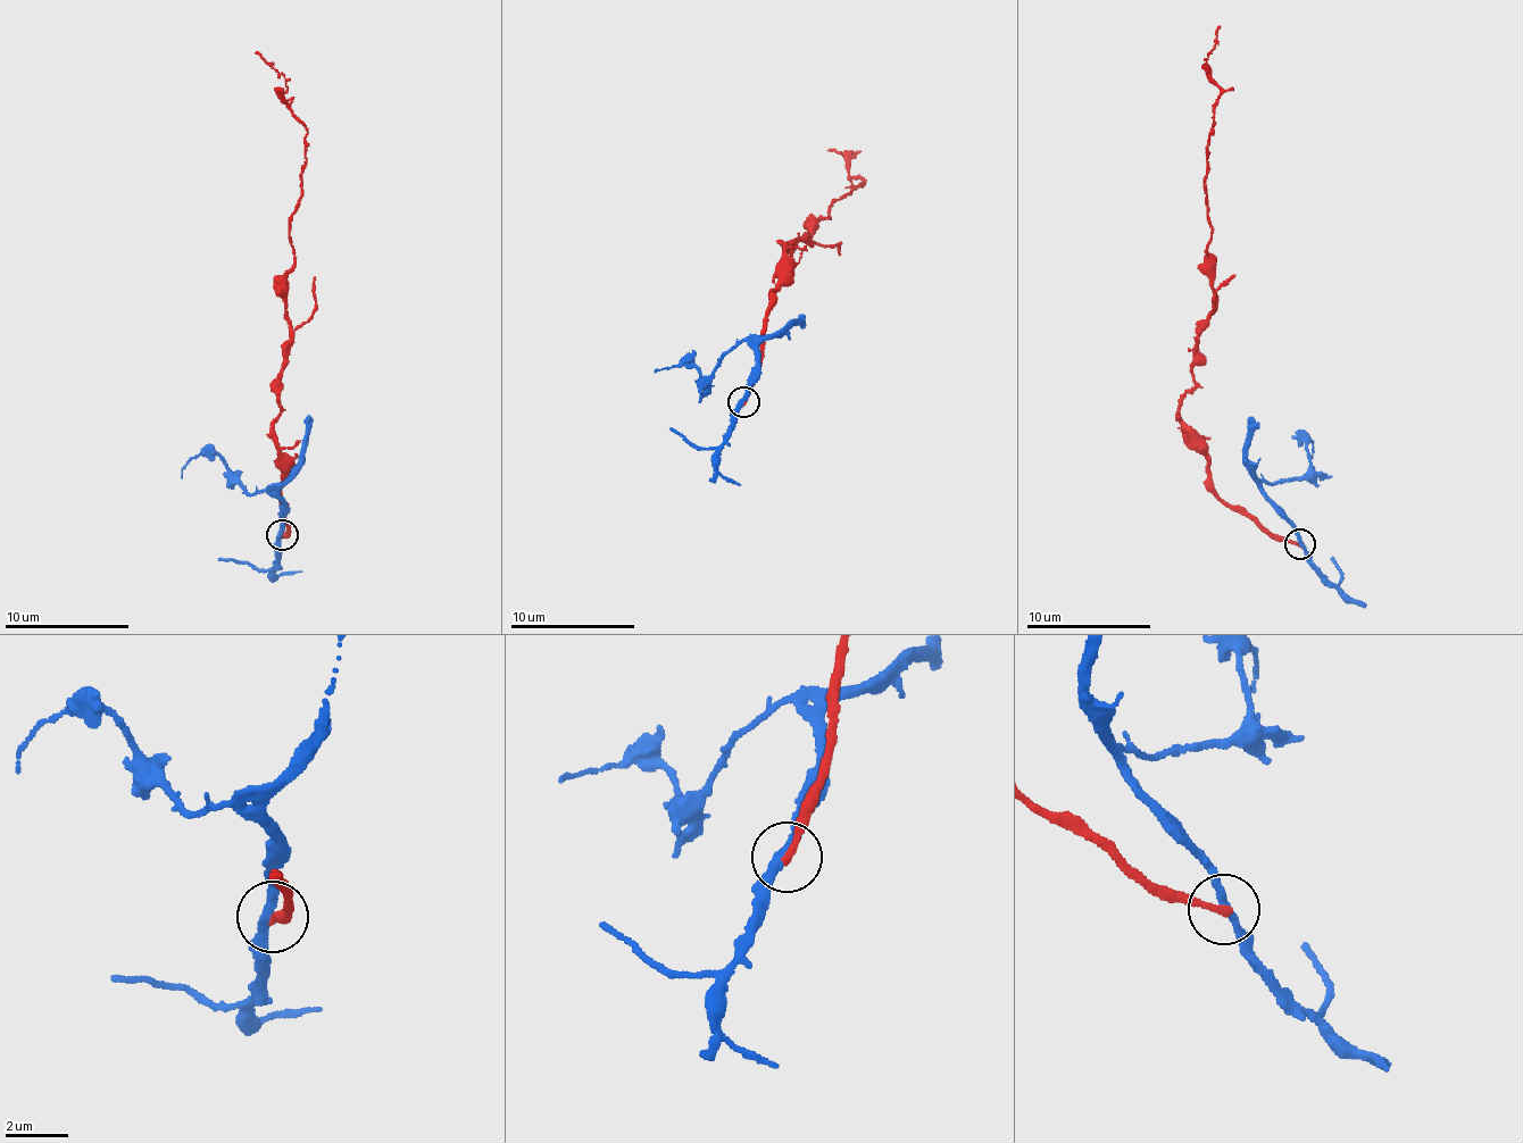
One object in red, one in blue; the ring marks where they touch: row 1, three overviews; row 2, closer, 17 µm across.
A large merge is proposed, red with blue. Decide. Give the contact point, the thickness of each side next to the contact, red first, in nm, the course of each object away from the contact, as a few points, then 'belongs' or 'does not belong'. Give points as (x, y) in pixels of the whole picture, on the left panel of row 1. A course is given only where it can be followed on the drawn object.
place (282, 535); calibres 240 and 280 nm; course red (283, 536), (274, 426), (294, 263), (288, 216), (308, 130), (286, 105), (285, 78), (256, 51); course blue (280, 535), (280, 499), (266, 493), (249, 494), (217, 455), (199, 453), (184, 466), (181, 480); does not belong

